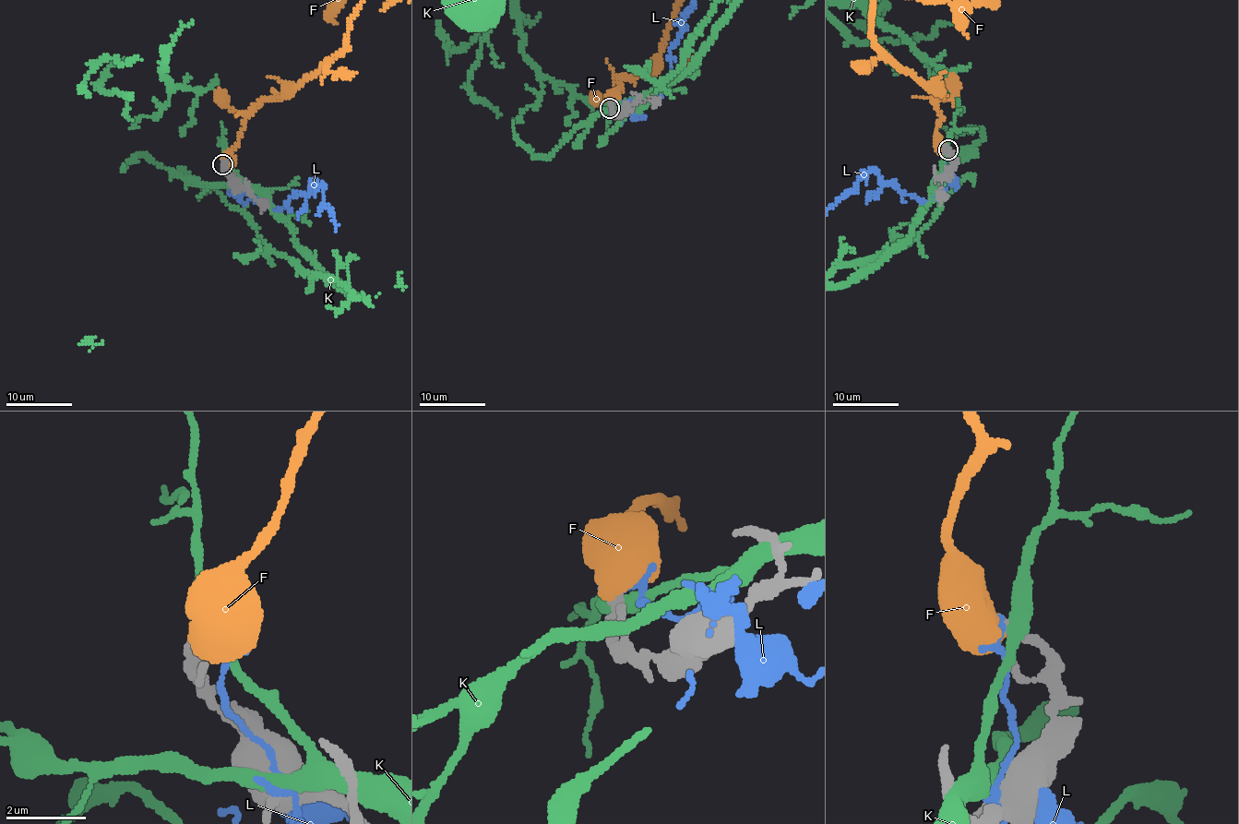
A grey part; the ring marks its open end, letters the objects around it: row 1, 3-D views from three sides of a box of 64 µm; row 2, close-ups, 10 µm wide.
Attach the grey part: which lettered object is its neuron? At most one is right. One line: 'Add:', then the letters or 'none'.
Add: none

